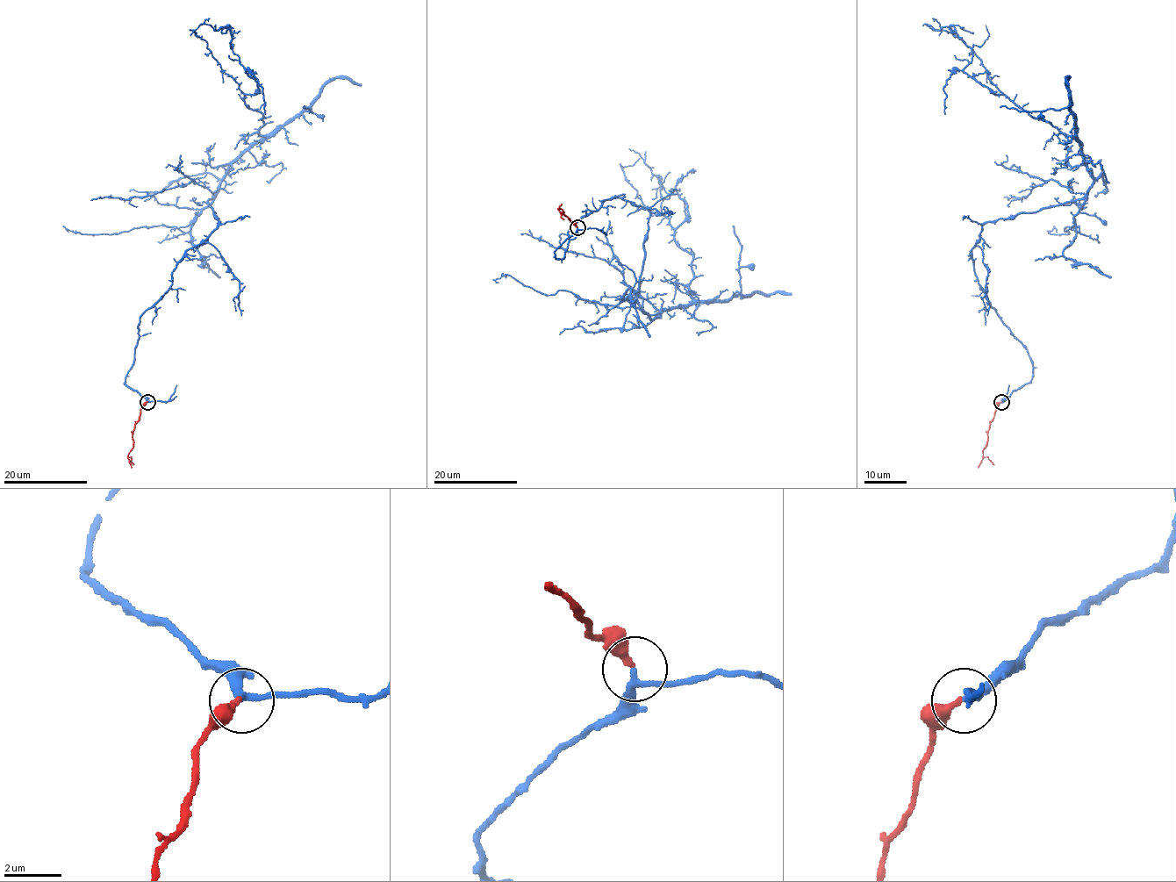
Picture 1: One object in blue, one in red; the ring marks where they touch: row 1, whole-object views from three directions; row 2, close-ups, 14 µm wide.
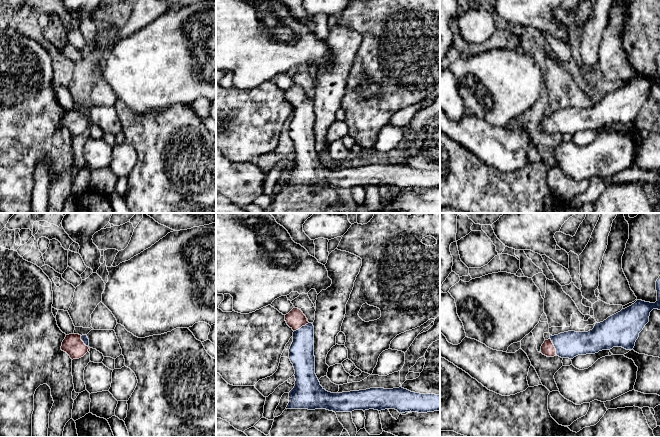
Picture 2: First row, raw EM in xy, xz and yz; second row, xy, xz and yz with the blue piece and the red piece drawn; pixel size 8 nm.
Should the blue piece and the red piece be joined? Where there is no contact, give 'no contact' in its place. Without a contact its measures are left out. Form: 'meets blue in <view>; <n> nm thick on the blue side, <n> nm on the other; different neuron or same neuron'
meets blue in yz; 220 nm thick on the blue side, 110 nm on the other; same neuron

